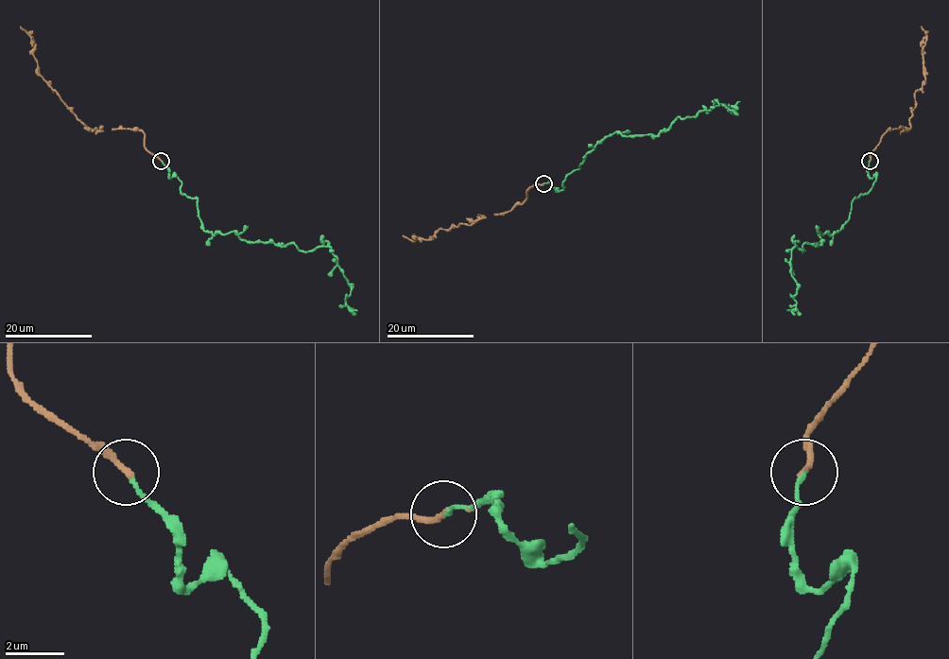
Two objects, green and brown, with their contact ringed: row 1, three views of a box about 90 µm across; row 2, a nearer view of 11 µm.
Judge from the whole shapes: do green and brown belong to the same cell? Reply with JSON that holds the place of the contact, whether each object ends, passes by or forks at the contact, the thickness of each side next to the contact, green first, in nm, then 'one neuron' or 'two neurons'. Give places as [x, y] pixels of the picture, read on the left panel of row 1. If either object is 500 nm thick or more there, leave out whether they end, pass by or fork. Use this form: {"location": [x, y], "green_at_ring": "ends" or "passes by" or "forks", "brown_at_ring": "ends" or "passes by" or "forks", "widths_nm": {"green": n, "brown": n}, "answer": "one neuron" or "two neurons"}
{"location": [161, 161], "green_at_ring": "ends", "brown_at_ring": "passes by", "widths_nm": {"green": 120, "brown": 170}, "answer": "one neuron"}

